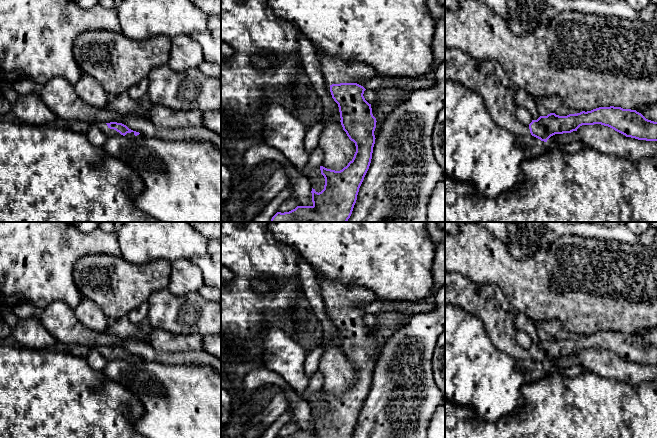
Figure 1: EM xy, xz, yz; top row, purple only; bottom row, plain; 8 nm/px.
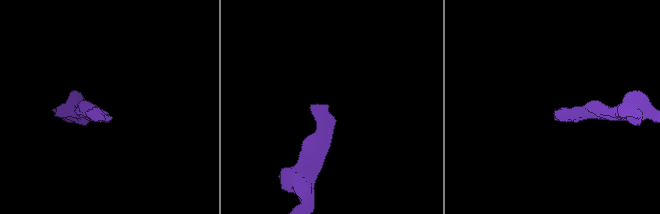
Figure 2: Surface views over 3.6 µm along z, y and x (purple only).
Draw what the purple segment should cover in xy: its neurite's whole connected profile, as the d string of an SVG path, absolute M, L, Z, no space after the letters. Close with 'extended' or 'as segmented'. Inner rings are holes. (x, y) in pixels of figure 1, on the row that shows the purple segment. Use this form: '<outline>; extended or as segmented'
M110 122L101 125L102 130L108 137L117 136L119 134L129 138L141 138L143 135L139 132L129 129L126 125L117 122Z; extended

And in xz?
M317 51L317 55L322 74L326 83L330 86L332 98L338 104L343 130L349 139L355 143L356 152L348 165L340 171L320 166L321 174L325 178L325 185L319 193L312 188L312 206L297 206L289 212L277 212L270 222L347 222L356 203L359 188L371 163L377 121L372 114L371 104L363 96L366 89L356 82L372 79L377 76L377 73L368 63L344 60L321 51Z; extended

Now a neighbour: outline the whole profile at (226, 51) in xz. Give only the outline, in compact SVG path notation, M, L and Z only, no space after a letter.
M221 42L221 59L228 60L232 57L232 54L232 48L229 45Z

